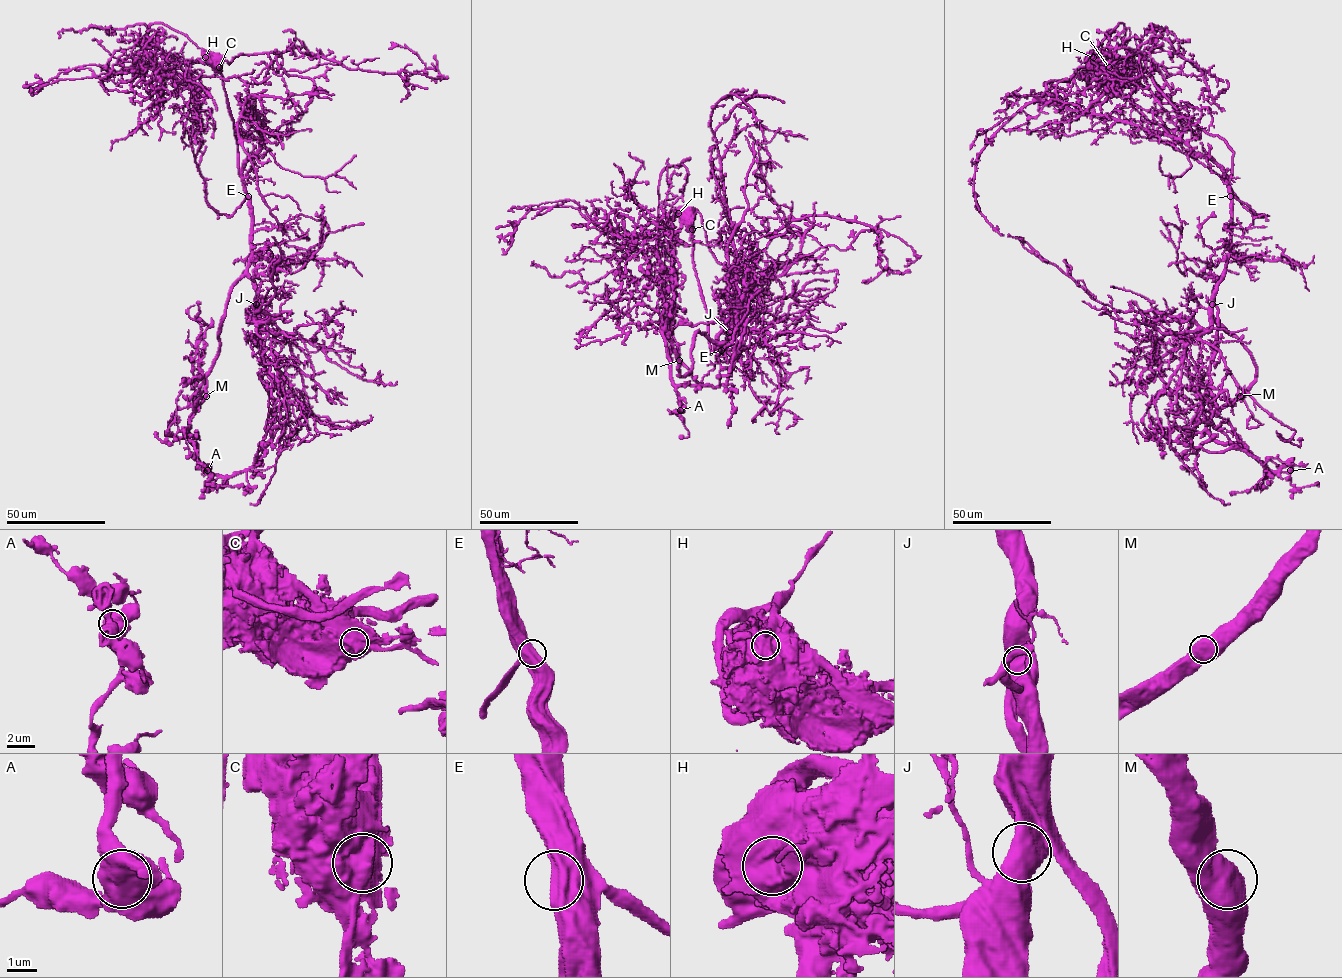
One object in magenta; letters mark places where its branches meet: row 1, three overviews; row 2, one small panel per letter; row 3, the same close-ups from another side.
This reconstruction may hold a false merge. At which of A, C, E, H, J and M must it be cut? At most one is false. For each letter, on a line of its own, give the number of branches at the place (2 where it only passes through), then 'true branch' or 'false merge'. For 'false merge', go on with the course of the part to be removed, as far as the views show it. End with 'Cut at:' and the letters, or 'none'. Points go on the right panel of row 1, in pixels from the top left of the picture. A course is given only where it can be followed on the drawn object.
A: 1 branches meet; true branch
C: 1 branches meet; false merge; foreign part runs (1109, 68), (1132, 69), (1089, 67), (1087, 55), (1144, 53), (1096, 61), (1111, 79), (1136, 81), (1162, 49)
E: 1 branches meet; true branch
H: 1 branches meet; true branch
J: 1 branches meet; true branch
M: 1 branches meet; true branch
Cut at: C

